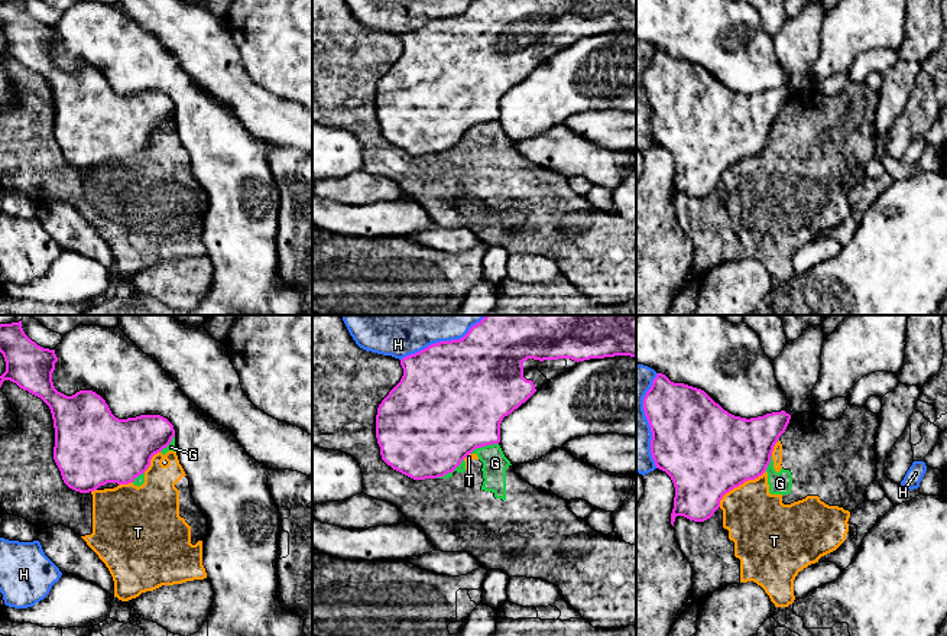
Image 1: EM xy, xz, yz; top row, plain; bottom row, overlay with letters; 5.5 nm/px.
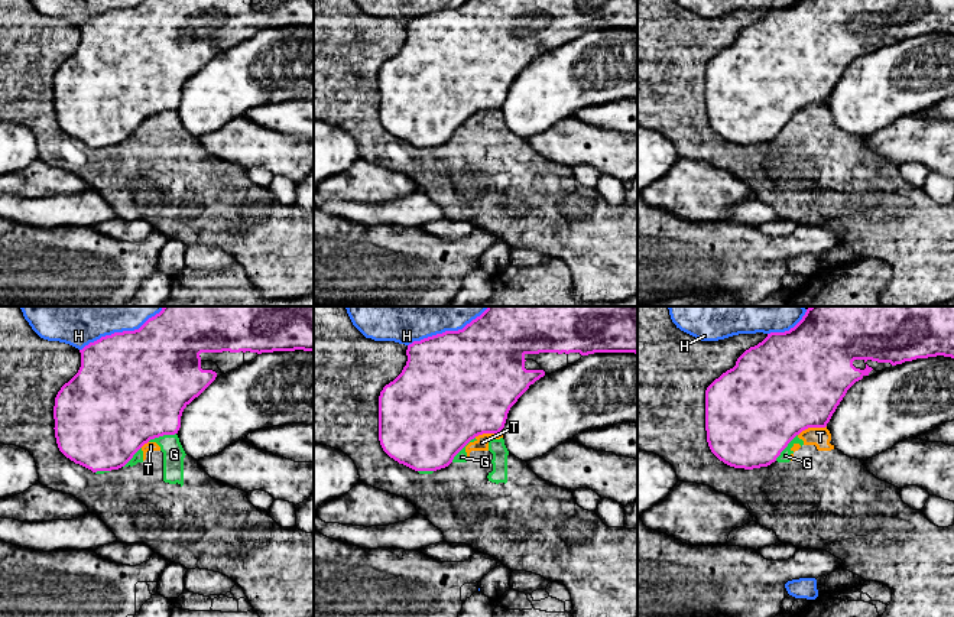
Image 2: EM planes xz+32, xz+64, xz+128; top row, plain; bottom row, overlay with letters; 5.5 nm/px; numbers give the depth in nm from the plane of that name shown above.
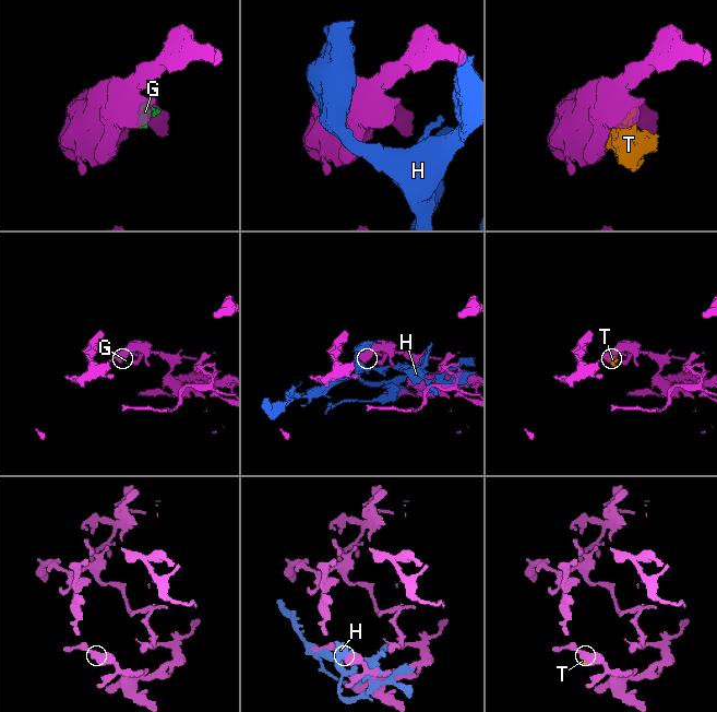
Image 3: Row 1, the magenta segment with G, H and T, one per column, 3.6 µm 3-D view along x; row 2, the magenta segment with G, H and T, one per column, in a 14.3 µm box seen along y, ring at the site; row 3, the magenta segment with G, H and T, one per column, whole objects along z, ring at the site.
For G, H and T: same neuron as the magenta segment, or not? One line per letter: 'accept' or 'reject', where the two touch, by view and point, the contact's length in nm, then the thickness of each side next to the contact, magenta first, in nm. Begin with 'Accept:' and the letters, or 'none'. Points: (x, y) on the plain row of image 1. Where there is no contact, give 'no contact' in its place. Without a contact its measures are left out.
Accept: none
G: reject; contact xz (483, 122); length 170 nm; calibres 480 and 140 nm
H: reject; contact xz (440, 18); length 460 nm; calibres 500 and 190 nm
T: reject; contact yz (739, 161); length 340 nm; calibres 480 and 360 nm

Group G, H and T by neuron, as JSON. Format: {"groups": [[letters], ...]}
{"groups": [["G", "T"], ["H"]]}

